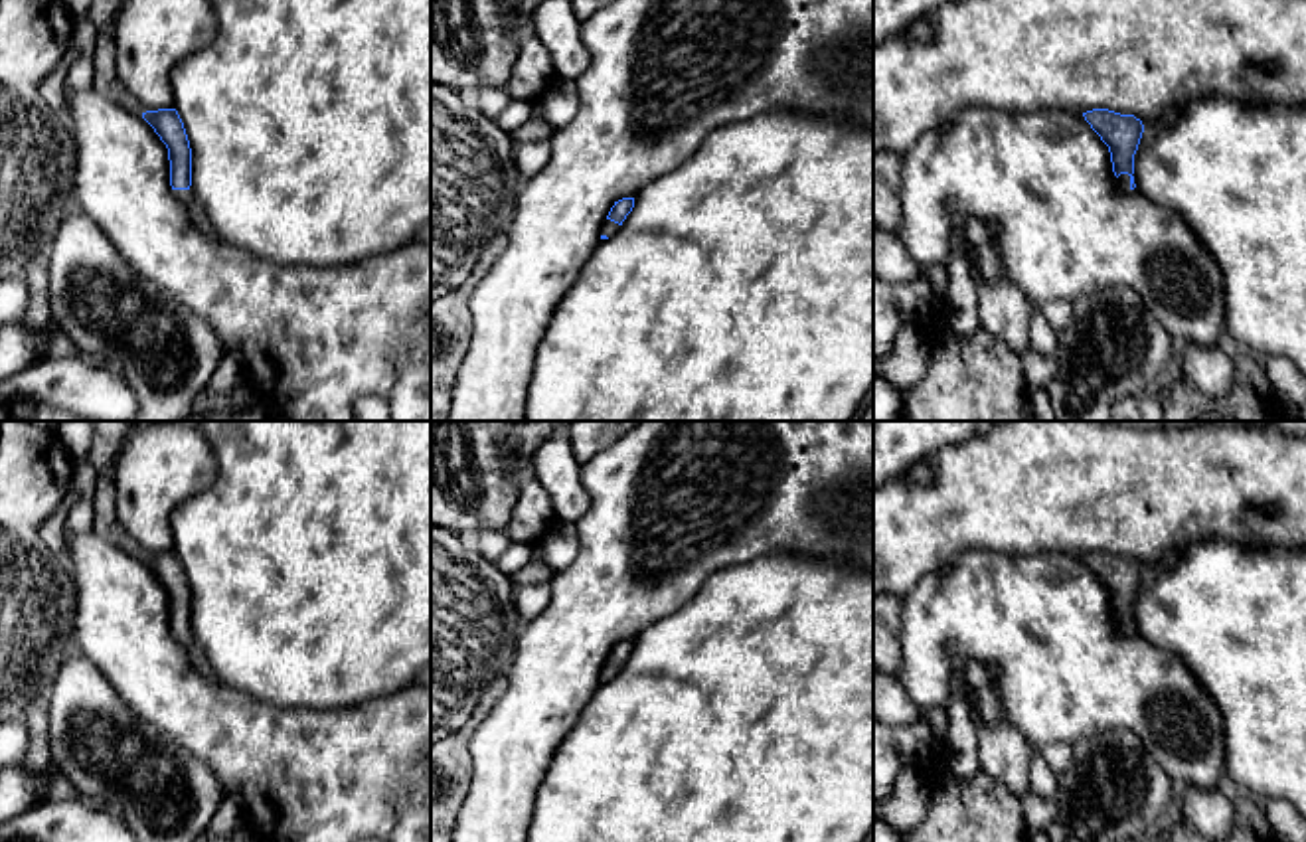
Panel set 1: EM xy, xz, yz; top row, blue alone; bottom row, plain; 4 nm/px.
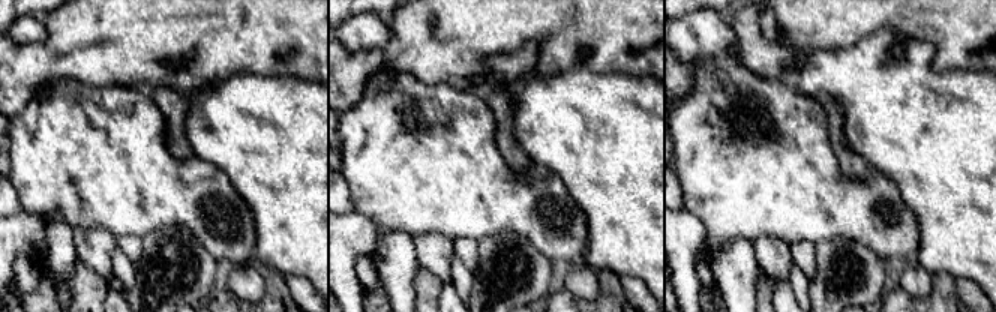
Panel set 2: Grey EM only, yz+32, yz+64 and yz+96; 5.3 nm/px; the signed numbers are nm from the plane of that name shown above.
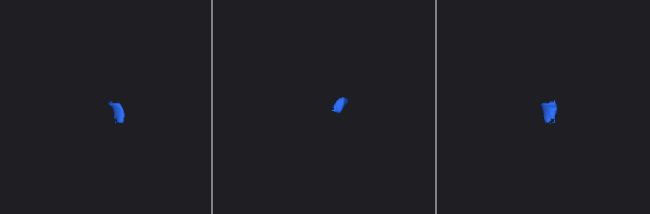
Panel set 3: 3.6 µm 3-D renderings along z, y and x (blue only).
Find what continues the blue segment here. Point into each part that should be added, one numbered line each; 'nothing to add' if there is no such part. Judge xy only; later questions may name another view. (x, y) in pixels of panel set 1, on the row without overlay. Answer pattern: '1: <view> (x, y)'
1: xy (109, 437)
2: xy (186, 639)

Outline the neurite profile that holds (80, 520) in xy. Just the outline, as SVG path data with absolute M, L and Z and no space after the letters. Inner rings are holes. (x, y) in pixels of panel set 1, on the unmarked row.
M79 500L67 514L63 536L65 544L75 536L93 532L95 524L95 504L93 500Z

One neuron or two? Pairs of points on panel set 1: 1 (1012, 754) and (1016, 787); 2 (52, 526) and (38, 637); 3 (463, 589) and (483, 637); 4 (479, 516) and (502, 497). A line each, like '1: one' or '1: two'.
1: one
2: two
3: one
4: one

